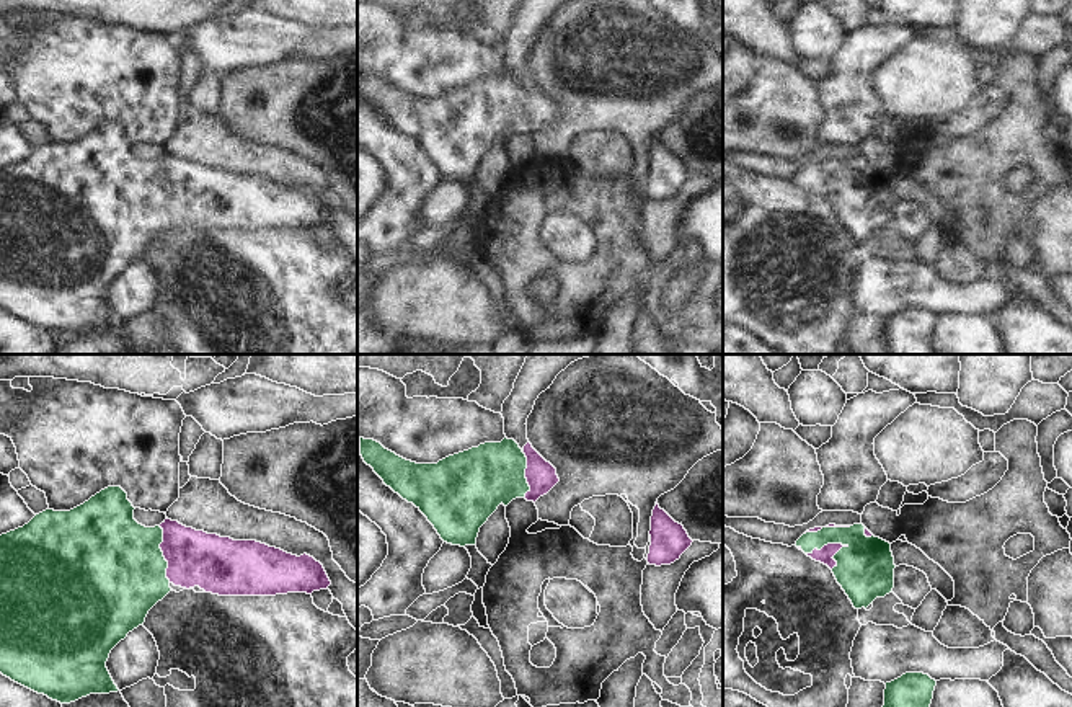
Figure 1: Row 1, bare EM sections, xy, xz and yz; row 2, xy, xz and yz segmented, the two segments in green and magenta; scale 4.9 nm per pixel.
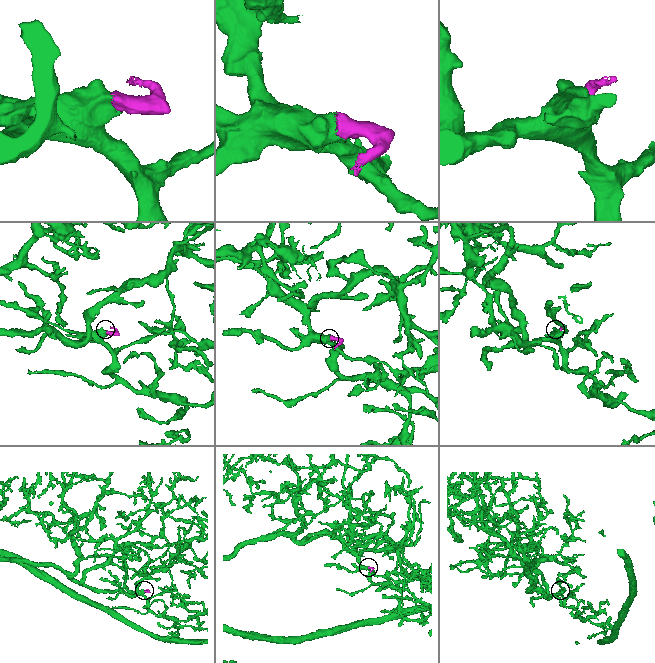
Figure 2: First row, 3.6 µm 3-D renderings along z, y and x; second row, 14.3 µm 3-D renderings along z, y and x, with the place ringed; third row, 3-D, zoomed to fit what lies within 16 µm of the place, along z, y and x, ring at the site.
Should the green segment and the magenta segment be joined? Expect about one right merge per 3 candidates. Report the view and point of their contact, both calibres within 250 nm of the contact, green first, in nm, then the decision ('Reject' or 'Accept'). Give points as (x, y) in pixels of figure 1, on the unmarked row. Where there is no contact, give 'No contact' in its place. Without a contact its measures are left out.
Touches green at yz (828, 177). Thickness 280 nm (green) against 80 nm. Accept.

